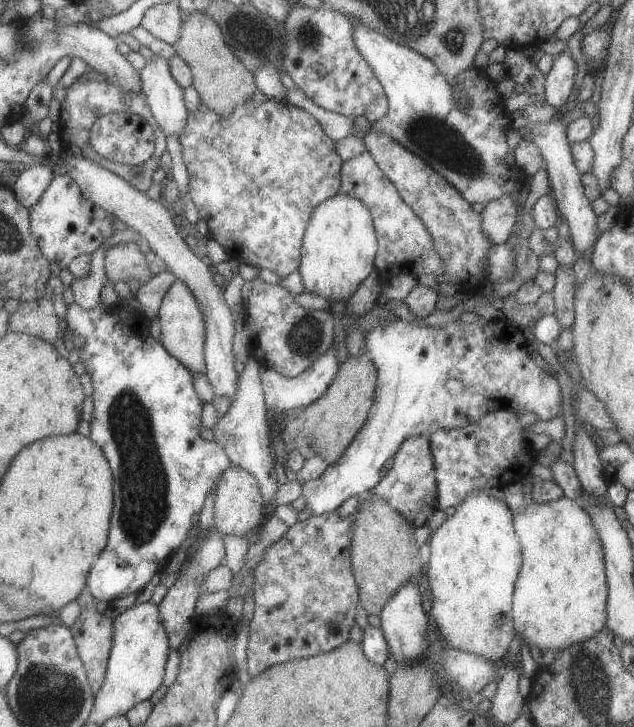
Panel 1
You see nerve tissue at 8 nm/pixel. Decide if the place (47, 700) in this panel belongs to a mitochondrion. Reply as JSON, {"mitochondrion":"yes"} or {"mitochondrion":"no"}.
{"mitochondrion":"yes"}

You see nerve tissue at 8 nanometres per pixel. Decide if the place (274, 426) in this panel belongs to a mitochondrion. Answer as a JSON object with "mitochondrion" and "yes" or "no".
{"mitochondrion":"no"}

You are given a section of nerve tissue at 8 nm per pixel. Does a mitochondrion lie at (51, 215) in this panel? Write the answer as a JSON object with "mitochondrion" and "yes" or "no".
{"mitochondrion":"no"}

